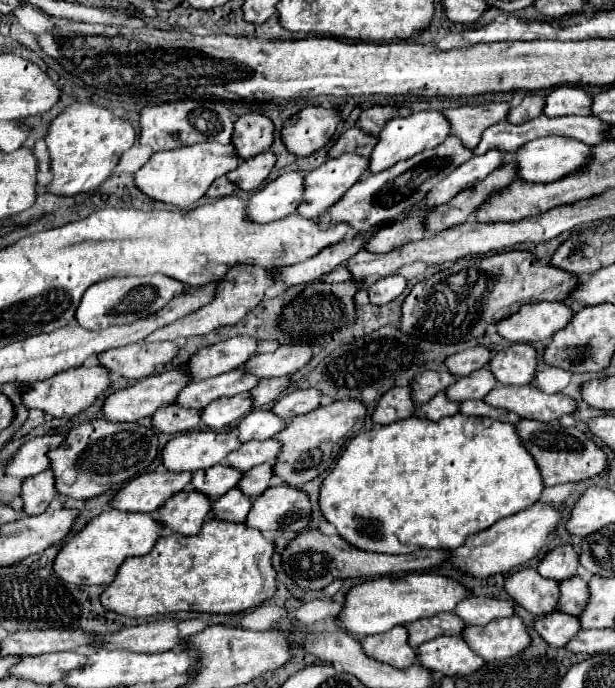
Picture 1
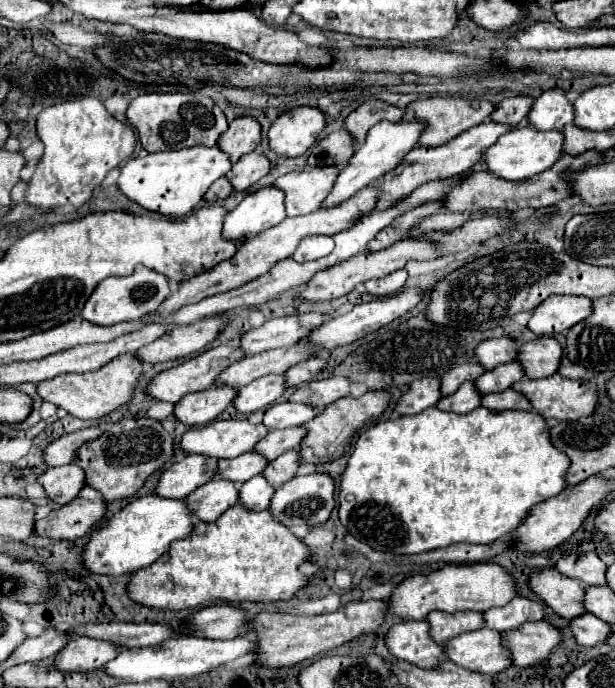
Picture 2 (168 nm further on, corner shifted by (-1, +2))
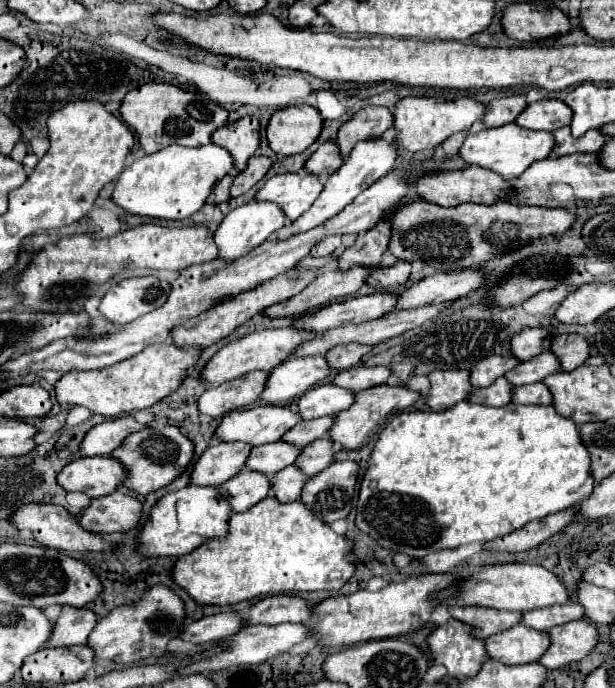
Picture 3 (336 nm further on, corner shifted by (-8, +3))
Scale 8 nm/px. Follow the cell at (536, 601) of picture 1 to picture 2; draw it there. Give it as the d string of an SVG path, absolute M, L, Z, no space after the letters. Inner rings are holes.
M556 568L532 572L528 576L528 588L560 618L572 620L584 614L584 608L580 608L580 596L584 594L584 588L578 580L562 576Z

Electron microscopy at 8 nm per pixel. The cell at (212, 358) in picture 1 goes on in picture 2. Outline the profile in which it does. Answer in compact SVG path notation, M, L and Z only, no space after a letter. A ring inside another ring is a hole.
M284 316L284 318L274 318L268 320L260 328L252 328L242 334L242 352L244 356L254 356L266 350L282 348L282 346L292 346L298 344L308 330L304 330L298 324L298 316Z

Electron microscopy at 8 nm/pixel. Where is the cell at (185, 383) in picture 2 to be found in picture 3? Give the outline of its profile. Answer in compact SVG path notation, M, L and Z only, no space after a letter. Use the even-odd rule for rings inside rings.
M283 327L283 329L263 329L263 331L255 331L249 333L229 345L225 345L205 367L203 371L203 381L209 381L211 385L219 385L223 381L231 381L235 377L241 377L245 373L257 371L257 369L265 369L271 371L273 367L277 367L279 363L283 363L283 359L289 359L293 355L293 351L301 345L307 343L311 339L315 339L317 333L313 331L305 331L305 329L295 329L295 327Z

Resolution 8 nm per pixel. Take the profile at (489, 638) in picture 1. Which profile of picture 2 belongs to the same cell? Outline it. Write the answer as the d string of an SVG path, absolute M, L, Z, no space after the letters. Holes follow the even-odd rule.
M524 622L512 632L504 632L504 648L510 654L514 666L532 666L546 660L550 650L558 646L560 632L548 622Z

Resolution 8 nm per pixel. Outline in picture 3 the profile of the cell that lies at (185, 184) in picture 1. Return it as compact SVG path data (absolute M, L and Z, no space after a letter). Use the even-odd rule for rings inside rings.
M213 143L193 149L171 145L153 155L145 155L131 167L125 167L115 183L111 201L133 215L157 219L187 219L203 207L213 187L229 171L233 171L231 155Z

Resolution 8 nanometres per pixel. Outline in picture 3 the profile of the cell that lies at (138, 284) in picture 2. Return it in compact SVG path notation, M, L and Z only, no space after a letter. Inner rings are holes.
M153 275L129 277L113 283L105 293L99 311L115 325L125 325L155 311L169 297L169 283Z

